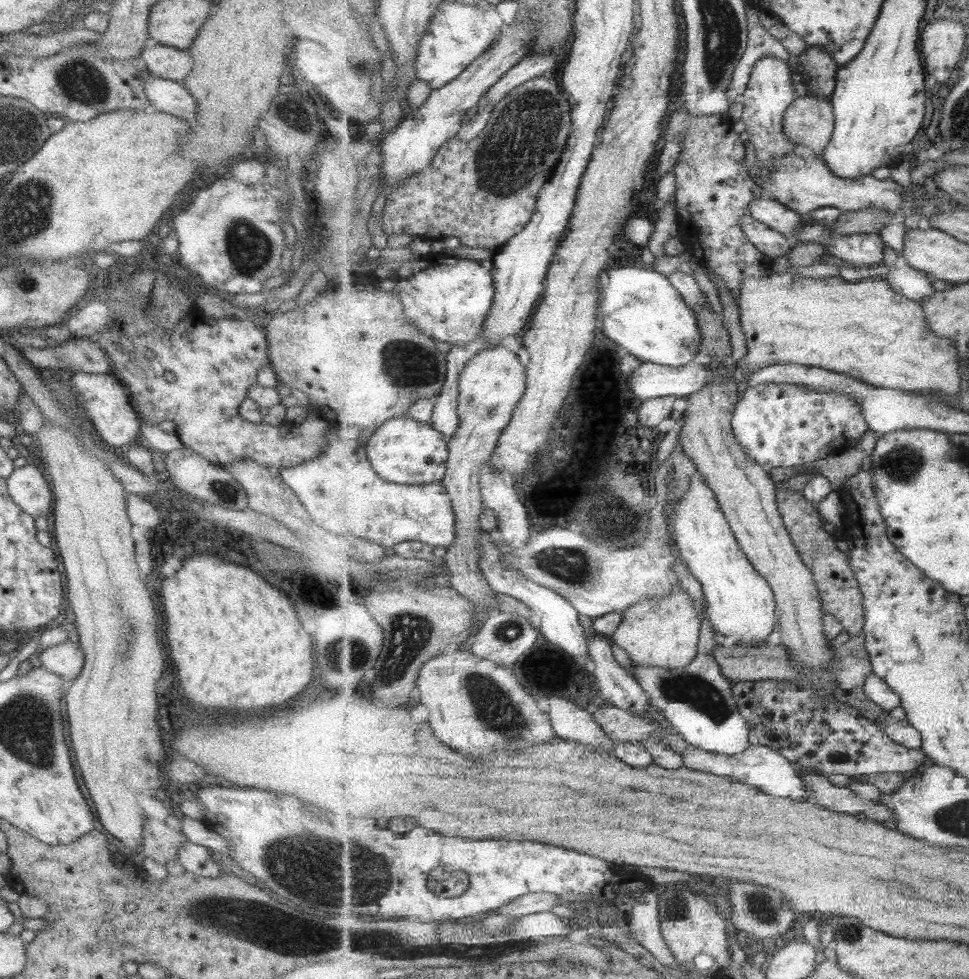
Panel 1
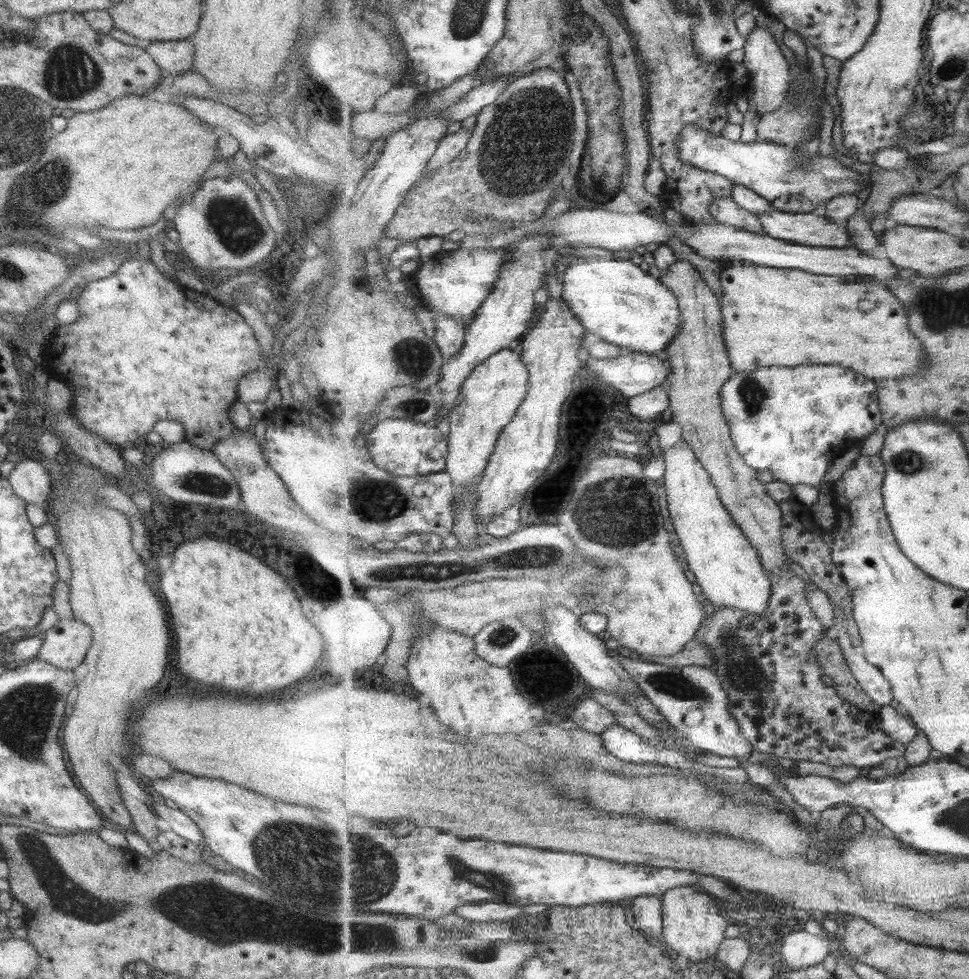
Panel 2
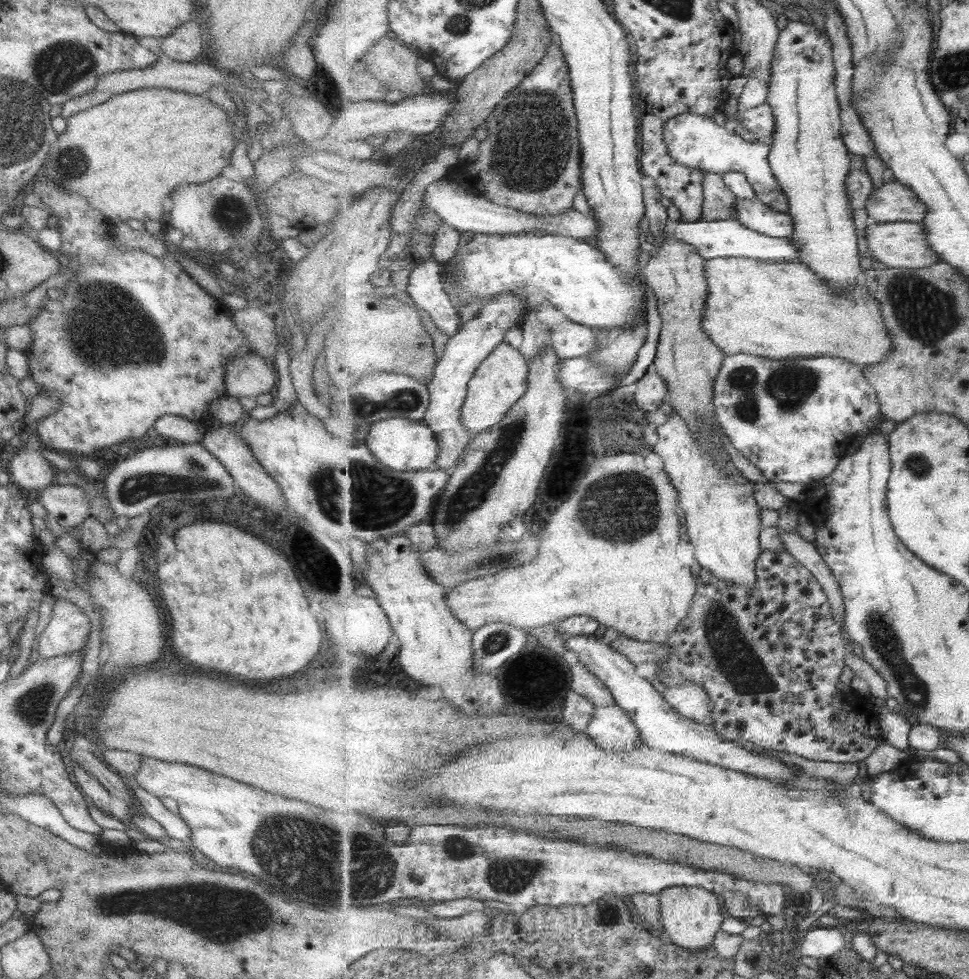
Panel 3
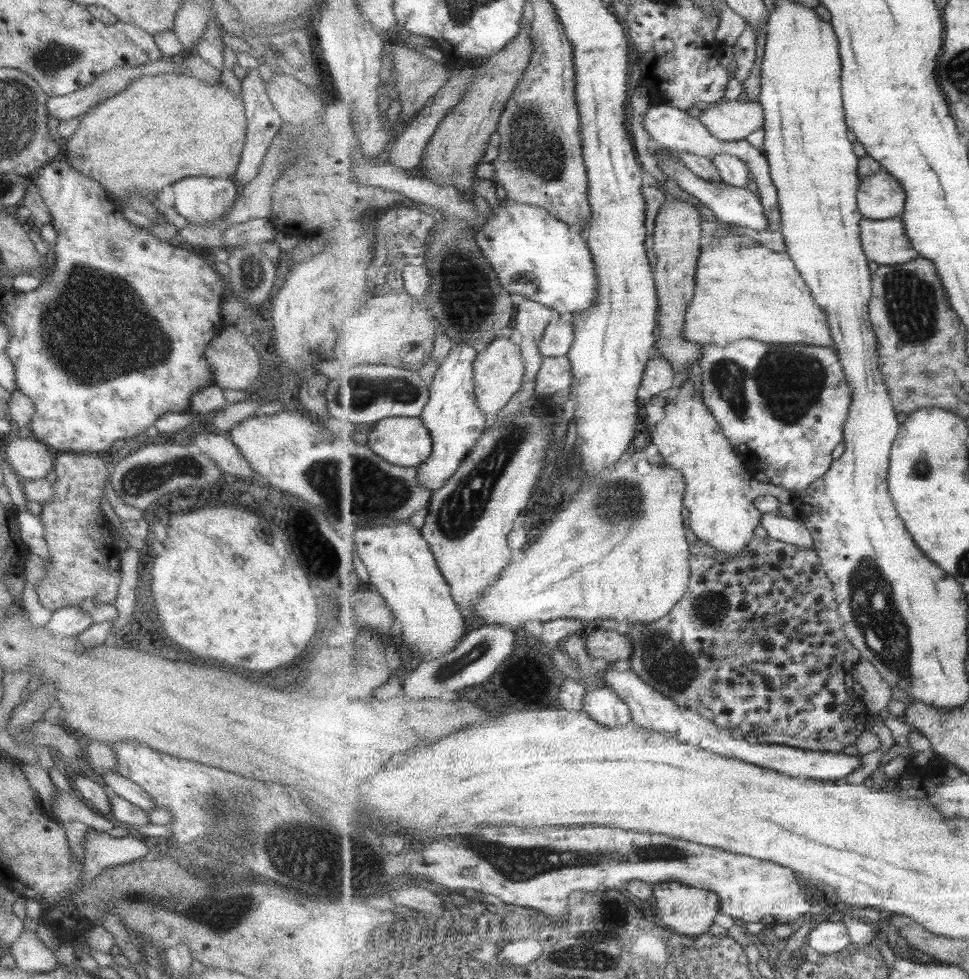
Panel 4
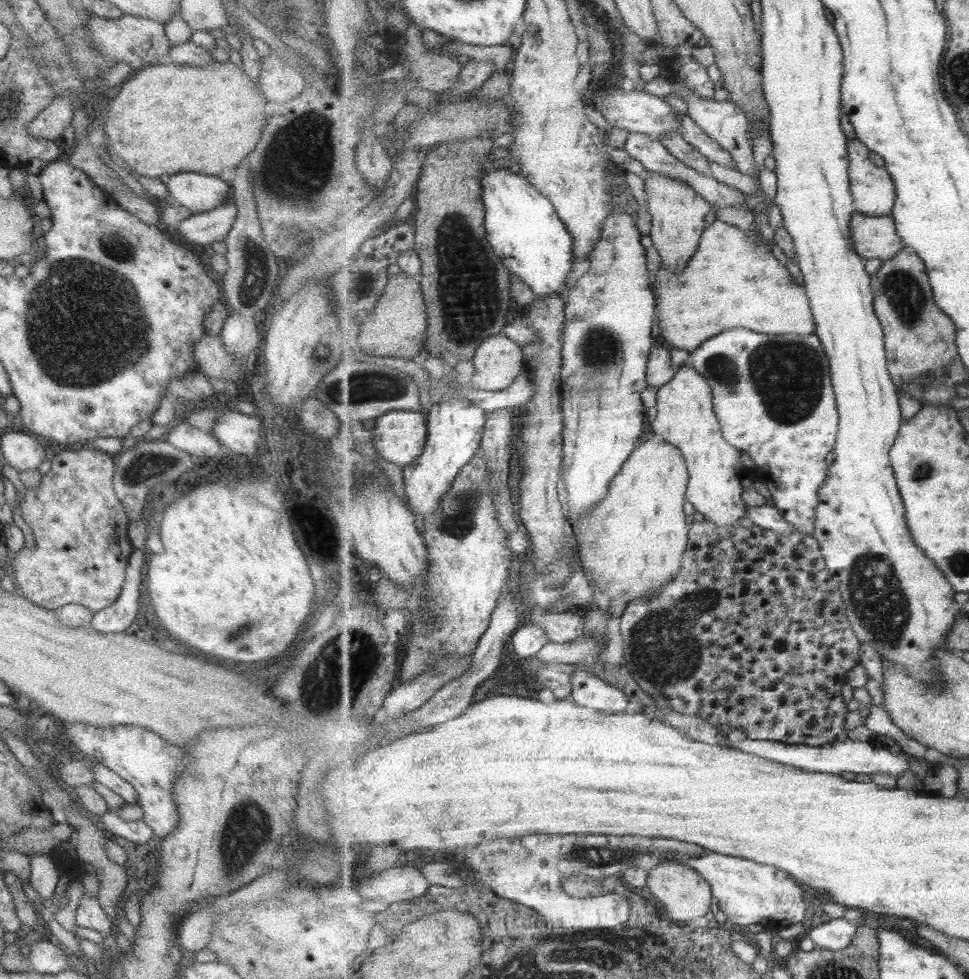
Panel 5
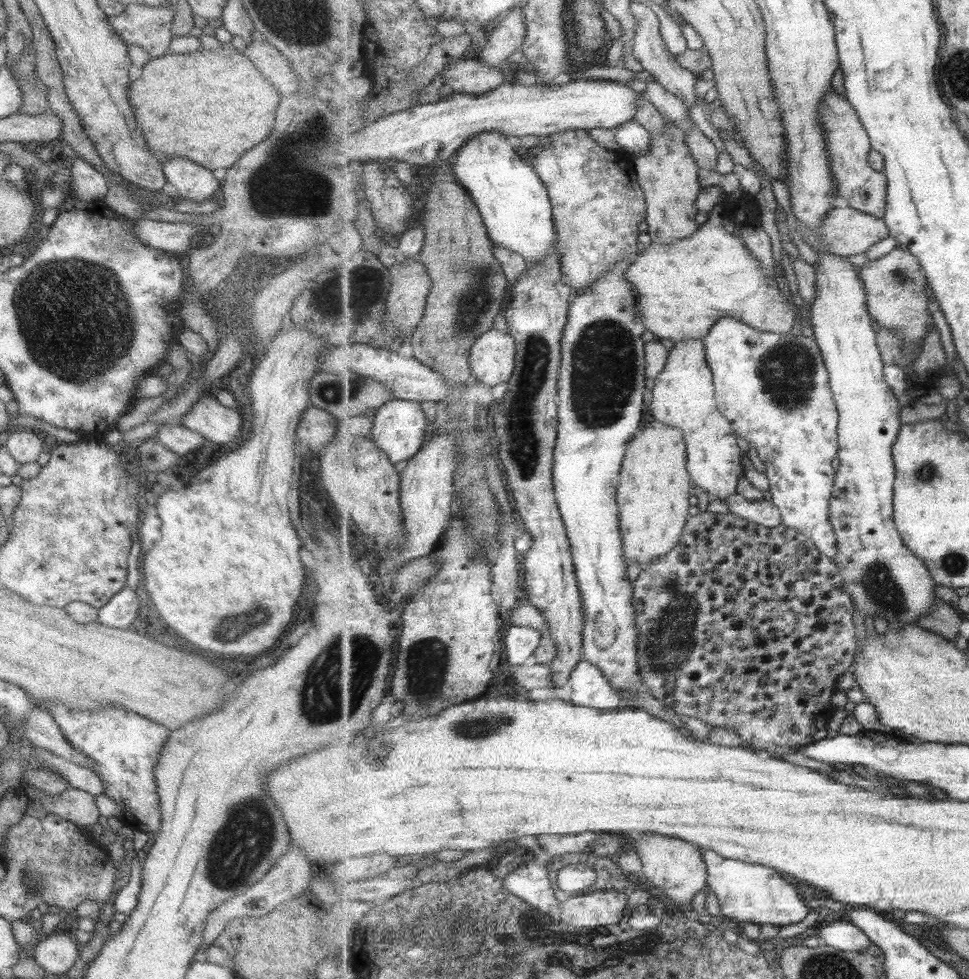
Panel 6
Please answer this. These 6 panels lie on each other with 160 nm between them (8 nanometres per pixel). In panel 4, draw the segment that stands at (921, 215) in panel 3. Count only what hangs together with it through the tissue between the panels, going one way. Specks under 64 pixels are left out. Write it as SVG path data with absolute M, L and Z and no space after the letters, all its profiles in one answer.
M885 167L860 181L858 205L861 214L871 220L902 217L907 197L902 184Z

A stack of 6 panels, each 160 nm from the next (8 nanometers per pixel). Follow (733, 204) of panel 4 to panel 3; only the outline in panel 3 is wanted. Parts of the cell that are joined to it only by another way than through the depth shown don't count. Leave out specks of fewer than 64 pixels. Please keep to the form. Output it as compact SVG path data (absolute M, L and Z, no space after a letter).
M737 198L734 202L736 219L751 230L772 238L791 238L795 232L789 213L767 206L761 199Z

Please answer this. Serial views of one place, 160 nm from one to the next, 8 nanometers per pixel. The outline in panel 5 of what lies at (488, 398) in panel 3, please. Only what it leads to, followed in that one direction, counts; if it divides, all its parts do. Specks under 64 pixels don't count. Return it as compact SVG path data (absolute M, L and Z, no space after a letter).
M504 333L489 337L477 349L473 358L475 371L471 384L484 391L498 391L508 389L516 378L525 372L526 358L521 344L511 340Z

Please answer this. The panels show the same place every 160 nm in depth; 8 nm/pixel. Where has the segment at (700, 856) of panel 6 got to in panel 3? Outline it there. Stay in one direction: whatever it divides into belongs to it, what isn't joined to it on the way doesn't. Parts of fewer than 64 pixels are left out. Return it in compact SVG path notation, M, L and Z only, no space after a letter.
M672 886L658 895L661 902L661 922L675 944L694 951L714 944L717 934L721 931L721 924L727 917L727 914L721 911L719 896L713 891L690 886Z

